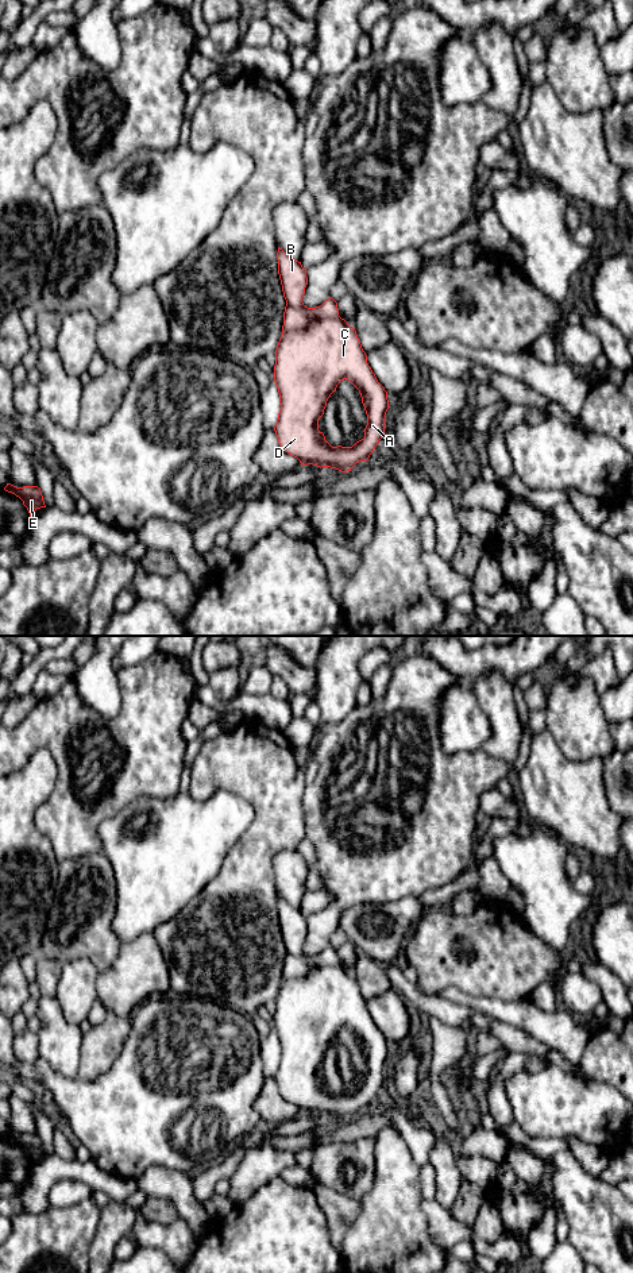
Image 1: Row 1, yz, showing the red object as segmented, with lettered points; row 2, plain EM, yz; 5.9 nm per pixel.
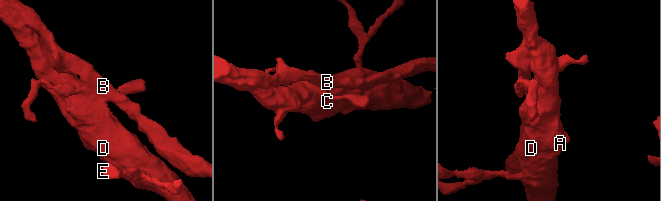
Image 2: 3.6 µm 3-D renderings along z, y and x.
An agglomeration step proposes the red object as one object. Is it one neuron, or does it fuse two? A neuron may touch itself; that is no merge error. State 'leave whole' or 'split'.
split

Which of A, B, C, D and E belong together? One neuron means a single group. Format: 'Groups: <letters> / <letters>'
Groups: A C D E / B

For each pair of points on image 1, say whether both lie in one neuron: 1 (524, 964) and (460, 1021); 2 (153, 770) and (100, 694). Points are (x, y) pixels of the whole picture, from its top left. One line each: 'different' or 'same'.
1: different
2: different

